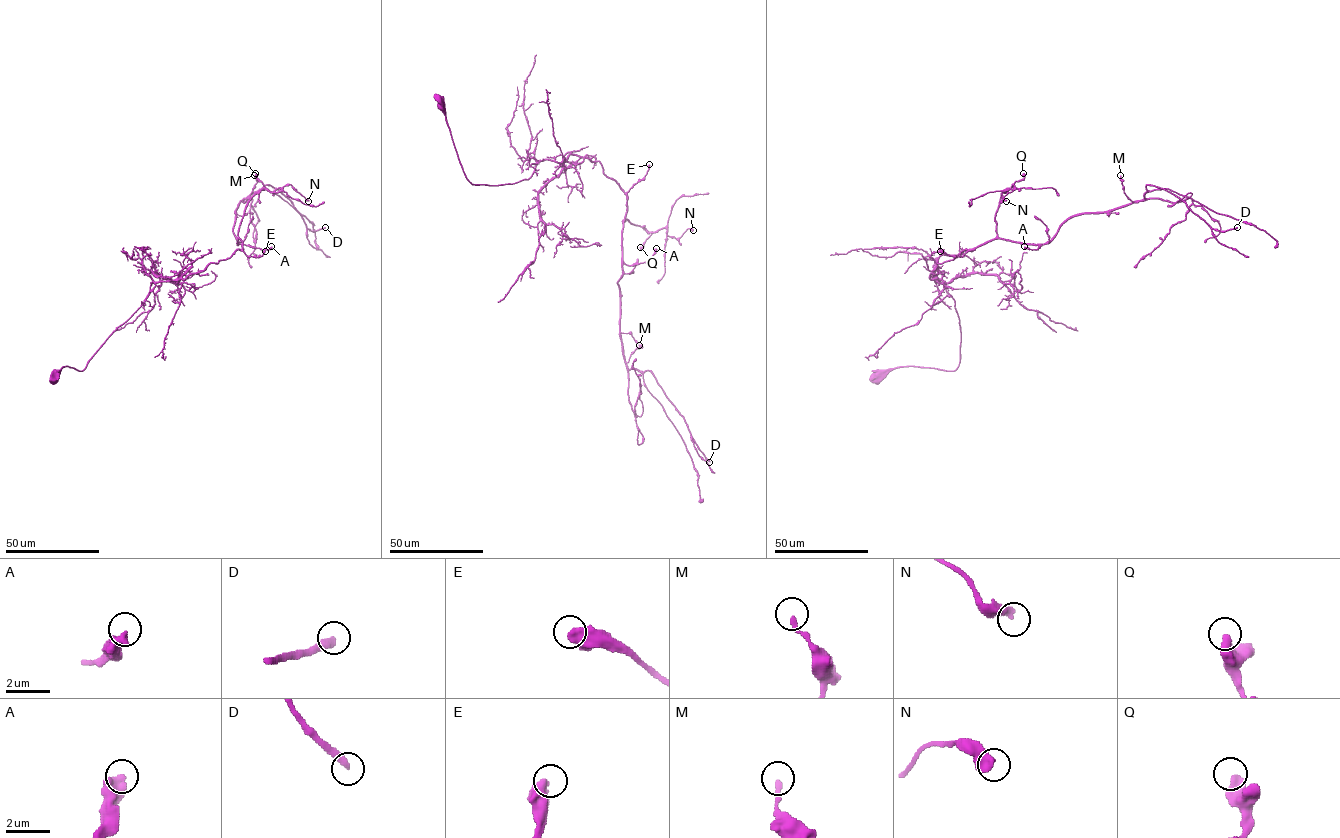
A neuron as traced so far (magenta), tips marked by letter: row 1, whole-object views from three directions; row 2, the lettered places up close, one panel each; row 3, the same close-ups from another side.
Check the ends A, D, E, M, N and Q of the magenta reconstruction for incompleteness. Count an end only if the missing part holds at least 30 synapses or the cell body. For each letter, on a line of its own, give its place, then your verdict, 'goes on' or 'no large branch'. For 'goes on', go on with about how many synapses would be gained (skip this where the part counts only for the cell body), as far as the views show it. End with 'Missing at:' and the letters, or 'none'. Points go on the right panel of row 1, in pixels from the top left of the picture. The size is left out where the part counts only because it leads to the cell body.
A: at (1024, 246); no large branch
D: at (1237, 227); goes on; about 30 synapses
E: at (940, 251); no large branch
M: at (1120, 175); no large branch
N: at (1006, 201); no large branch
Q: at (1023, 173); no large branch
Missing at: D

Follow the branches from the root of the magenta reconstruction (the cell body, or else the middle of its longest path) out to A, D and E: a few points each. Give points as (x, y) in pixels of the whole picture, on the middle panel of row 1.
A: (440, 105), (471, 184), (513, 184), (539, 161), (587, 156), (626, 196), (622, 260), (647, 262), (656, 248)
D: (440, 105), (471, 184), (513, 184), (574, 154), (623, 190), (625, 365), (651, 372), (709, 462)
E: (440, 105), (471, 184), (513, 184), (539, 161), (574, 154), (598, 161), (626, 193), (649, 164)

